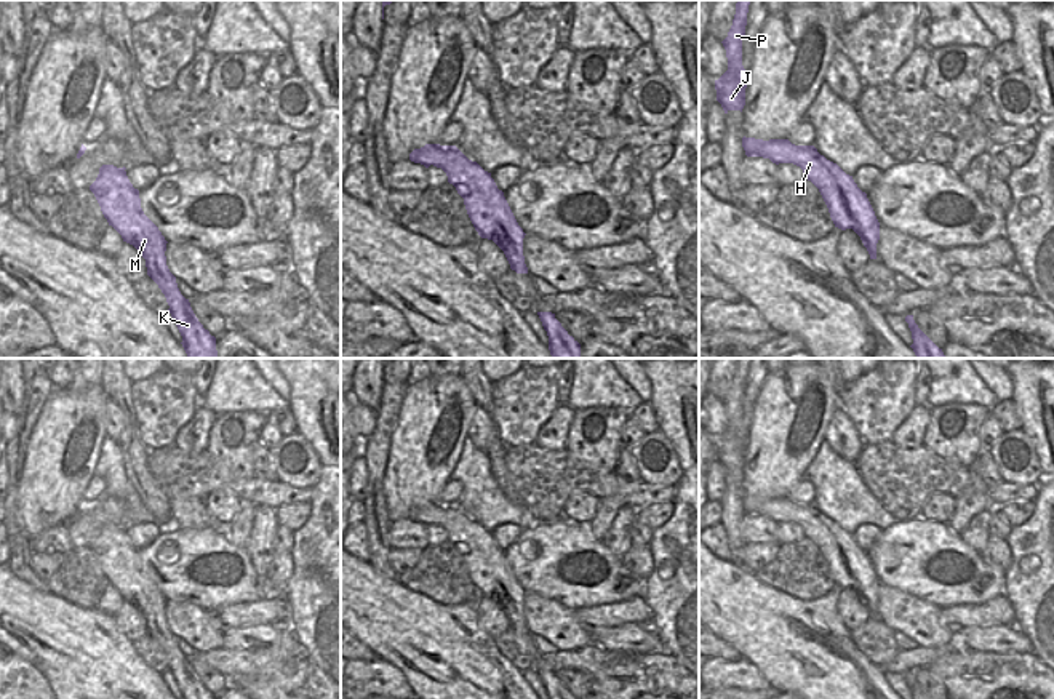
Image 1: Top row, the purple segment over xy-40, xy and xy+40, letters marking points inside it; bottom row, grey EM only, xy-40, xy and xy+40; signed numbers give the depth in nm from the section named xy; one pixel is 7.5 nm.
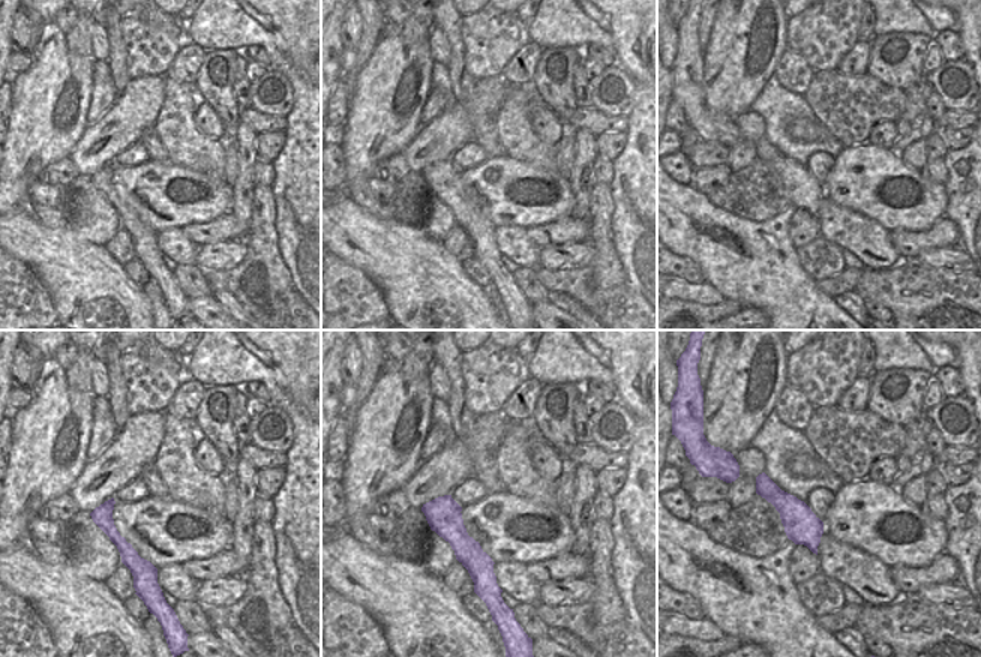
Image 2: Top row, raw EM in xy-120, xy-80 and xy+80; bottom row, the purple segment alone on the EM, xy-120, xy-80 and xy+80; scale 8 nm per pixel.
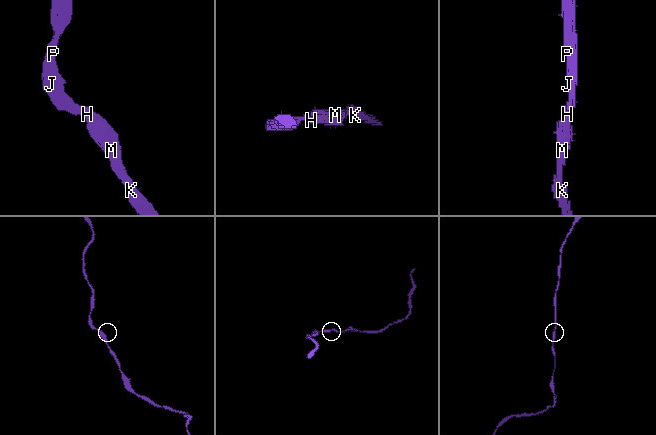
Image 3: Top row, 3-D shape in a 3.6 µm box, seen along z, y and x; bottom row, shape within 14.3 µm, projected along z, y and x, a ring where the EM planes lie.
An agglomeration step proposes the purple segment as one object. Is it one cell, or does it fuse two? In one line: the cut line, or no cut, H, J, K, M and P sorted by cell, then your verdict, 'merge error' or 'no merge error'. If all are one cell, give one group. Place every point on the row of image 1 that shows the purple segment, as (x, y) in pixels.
no cut | H J K M P | no merge error

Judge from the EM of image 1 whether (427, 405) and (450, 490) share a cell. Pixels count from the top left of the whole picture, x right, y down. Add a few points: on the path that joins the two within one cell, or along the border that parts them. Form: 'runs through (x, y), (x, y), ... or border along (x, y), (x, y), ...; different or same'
border along (450, 477), (437, 501); different

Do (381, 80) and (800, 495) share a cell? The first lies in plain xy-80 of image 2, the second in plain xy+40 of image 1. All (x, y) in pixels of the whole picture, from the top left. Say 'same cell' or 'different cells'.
different cells

